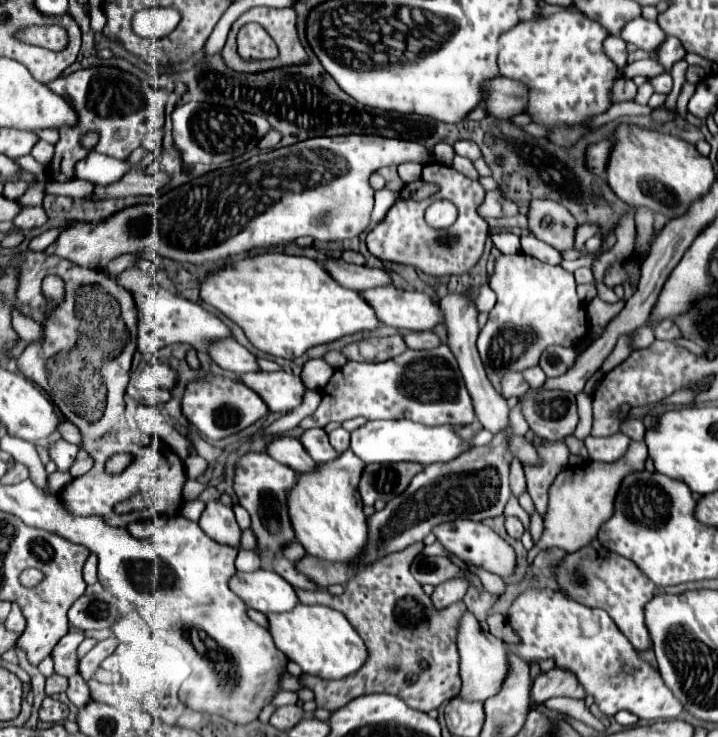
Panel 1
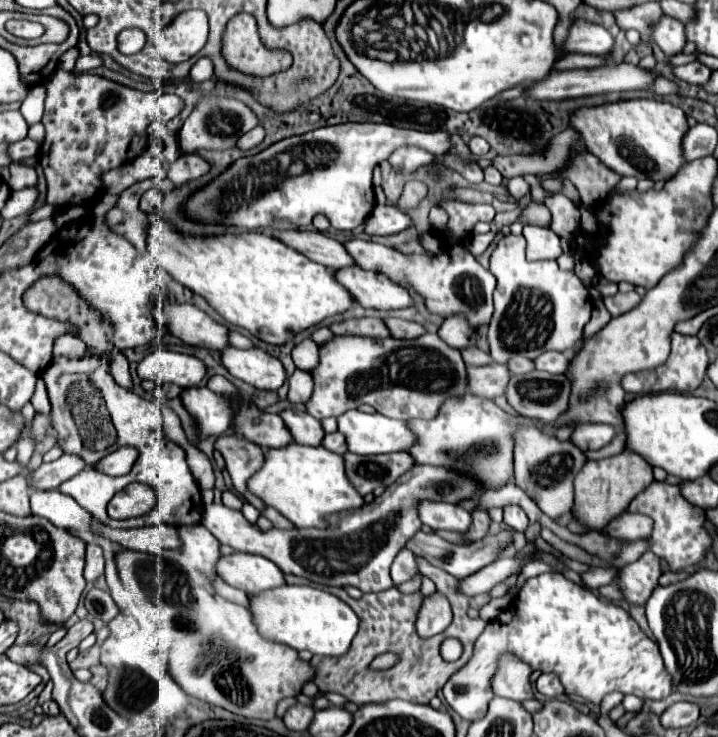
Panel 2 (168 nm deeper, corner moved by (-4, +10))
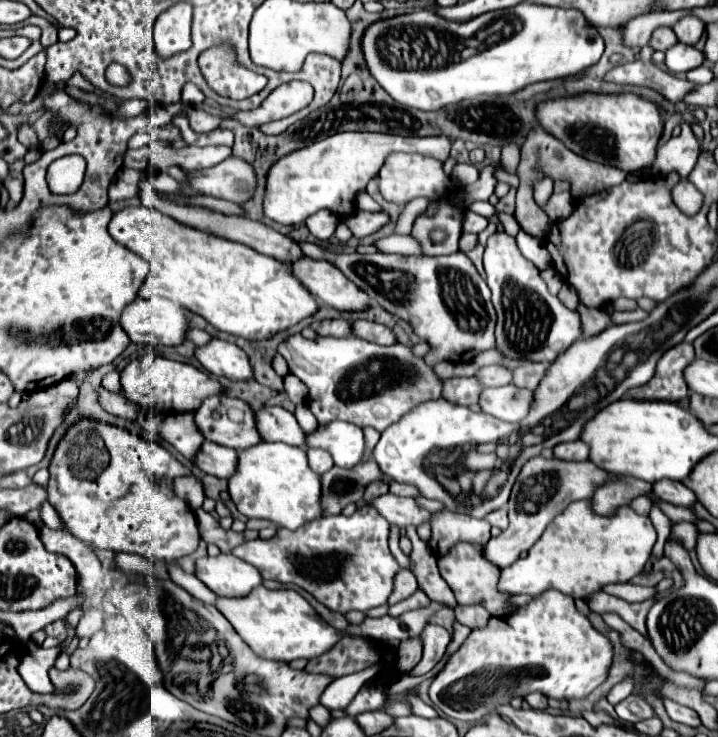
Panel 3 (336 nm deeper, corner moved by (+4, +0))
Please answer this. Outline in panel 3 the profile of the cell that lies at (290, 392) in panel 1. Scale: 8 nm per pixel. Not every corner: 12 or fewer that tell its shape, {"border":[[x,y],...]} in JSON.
{"border":[[212,338],[194,356],[214,376],[254,376],[244,350]]}

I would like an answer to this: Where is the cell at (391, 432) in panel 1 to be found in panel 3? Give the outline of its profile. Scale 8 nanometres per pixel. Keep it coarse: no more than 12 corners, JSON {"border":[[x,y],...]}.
{"border":[[332,420],[306,434],[306,446],[330,452],[336,466],[362,462],[356,424]]}

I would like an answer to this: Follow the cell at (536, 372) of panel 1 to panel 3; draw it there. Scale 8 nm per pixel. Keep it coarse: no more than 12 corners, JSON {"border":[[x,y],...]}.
{"border":[[484,366],[476,372],[482,386],[506,386],[512,372],[504,366]]}

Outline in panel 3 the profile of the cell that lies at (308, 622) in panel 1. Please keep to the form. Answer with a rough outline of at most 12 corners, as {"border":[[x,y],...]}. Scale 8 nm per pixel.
{"border":[[296,590],[216,598],[260,658],[316,658],[342,634]]}

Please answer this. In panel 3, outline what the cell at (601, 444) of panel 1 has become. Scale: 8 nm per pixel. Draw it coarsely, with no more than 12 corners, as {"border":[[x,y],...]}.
{"border":[[582,440],[554,448],[560,460],[588,460],[590,448]]}

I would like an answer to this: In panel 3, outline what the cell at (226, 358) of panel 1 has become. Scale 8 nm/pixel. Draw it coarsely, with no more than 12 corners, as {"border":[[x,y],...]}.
{"border":[[136,298],[120,326],[132,342],[182,344],[184,310],[162,298]]}

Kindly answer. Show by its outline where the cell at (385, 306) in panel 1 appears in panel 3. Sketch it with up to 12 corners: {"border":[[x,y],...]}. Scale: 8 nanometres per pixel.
{"border":[[328,260],[288,268],[316,300],[356,312],[368,296]]}

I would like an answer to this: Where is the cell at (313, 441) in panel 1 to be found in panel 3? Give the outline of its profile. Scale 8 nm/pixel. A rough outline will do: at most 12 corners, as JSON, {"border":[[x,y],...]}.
{"border":[[262,406],[254,420],[264,442],[304,448],[304,430],[282,406]]}

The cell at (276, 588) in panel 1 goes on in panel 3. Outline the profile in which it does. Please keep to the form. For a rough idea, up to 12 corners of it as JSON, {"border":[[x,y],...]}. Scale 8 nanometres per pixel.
{"border":[[232,554],[198,558],[194,574],[218,596],[246,596],[258,570]]}

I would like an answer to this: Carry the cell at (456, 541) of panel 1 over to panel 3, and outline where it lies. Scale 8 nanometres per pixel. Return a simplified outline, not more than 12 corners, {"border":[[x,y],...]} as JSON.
{"border":[[392,492],[376,496],[370,506],[404,530],[430,520],[414,498]]}

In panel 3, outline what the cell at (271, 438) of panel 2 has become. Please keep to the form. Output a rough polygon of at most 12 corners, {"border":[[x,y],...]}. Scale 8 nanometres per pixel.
{"border":[[212,396],[194,412],[202,436],[244,450],[260,444],[240,398]]}

